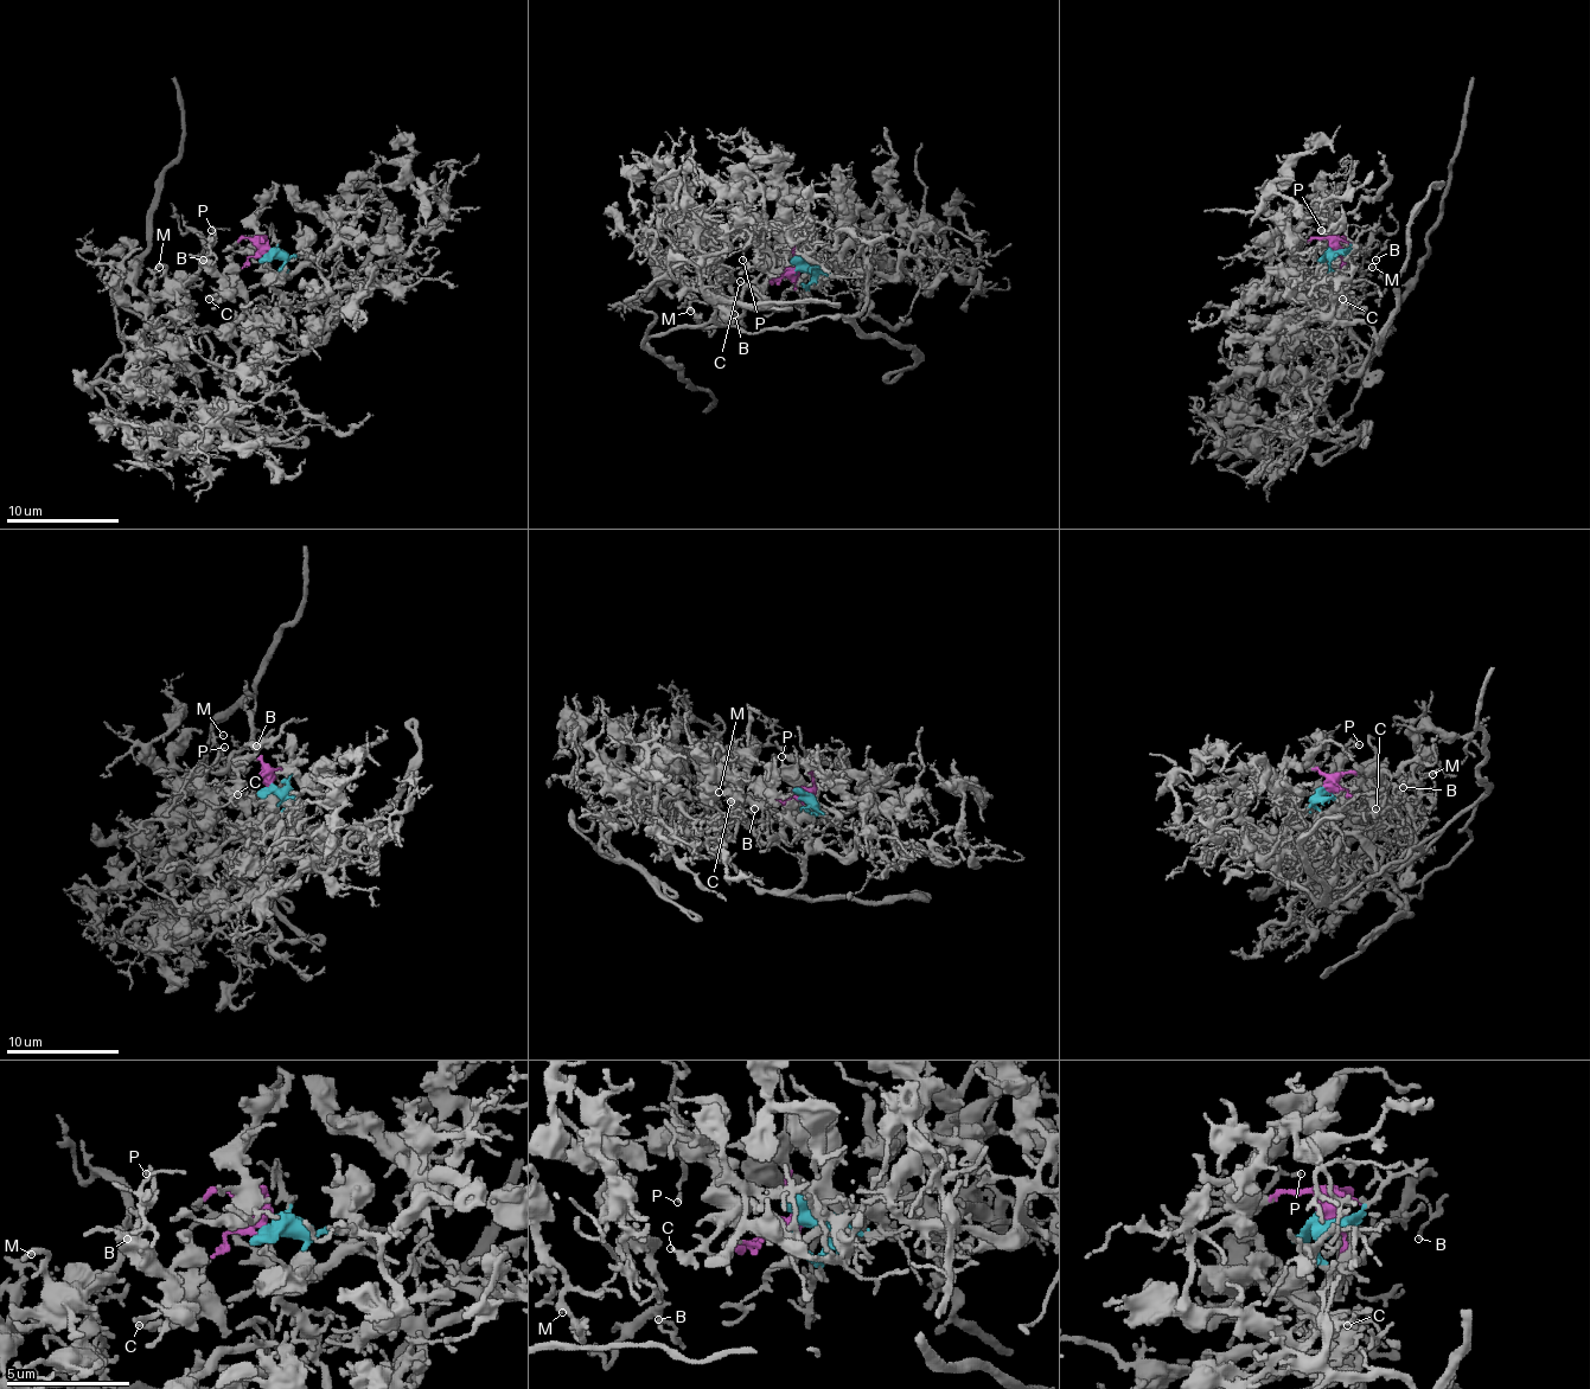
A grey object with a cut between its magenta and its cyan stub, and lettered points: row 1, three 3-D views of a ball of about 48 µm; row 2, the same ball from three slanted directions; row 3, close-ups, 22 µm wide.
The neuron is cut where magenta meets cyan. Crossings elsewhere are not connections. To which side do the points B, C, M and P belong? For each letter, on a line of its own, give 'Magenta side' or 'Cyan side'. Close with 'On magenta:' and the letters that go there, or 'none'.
B: Cyan side
C: Magenta side
M: Cyan side
P: Magenta side
On magenta: C, P

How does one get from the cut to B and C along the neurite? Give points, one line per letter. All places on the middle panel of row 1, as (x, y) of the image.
B: (796, 273), (810, 255), (818, 281), (722, 300), (700, 292), (714, 247), (733, 314)
C: (796, 273), (787, 273), (778, 281), (767, 269), (759, 277), (739, 281)

